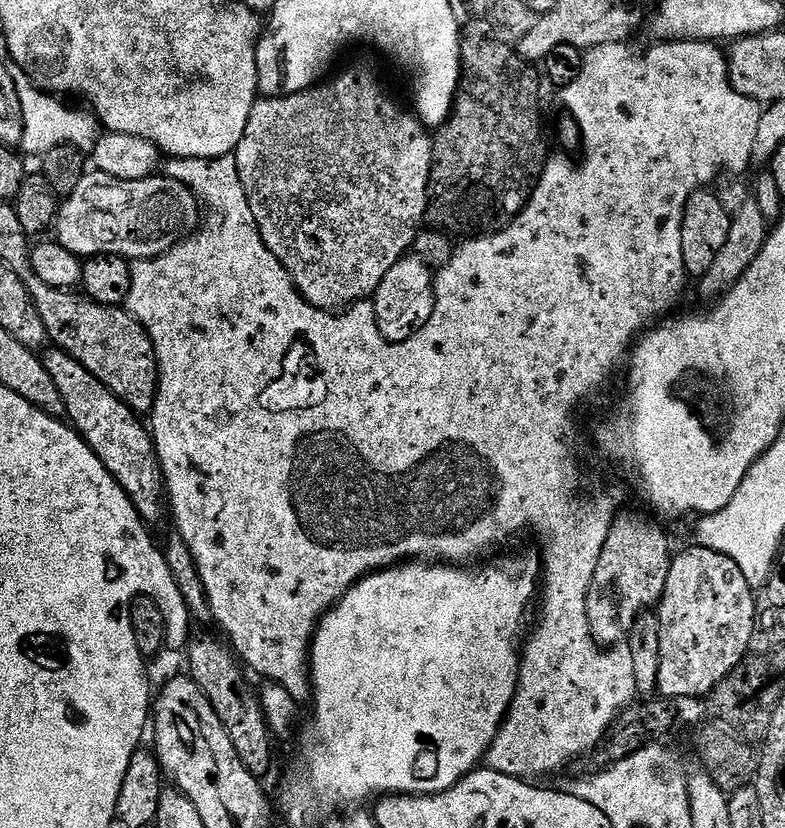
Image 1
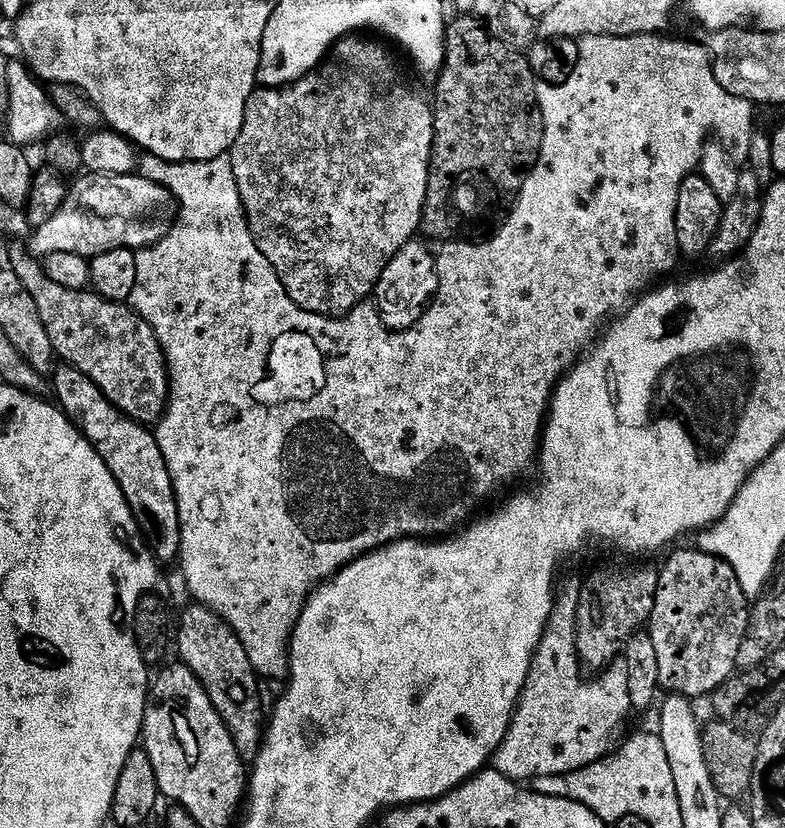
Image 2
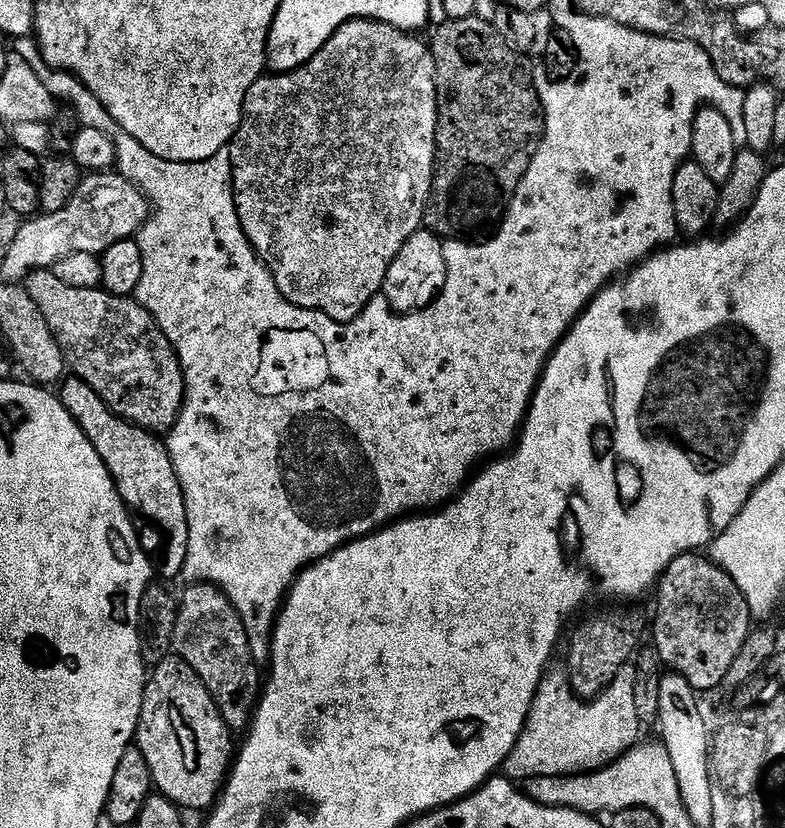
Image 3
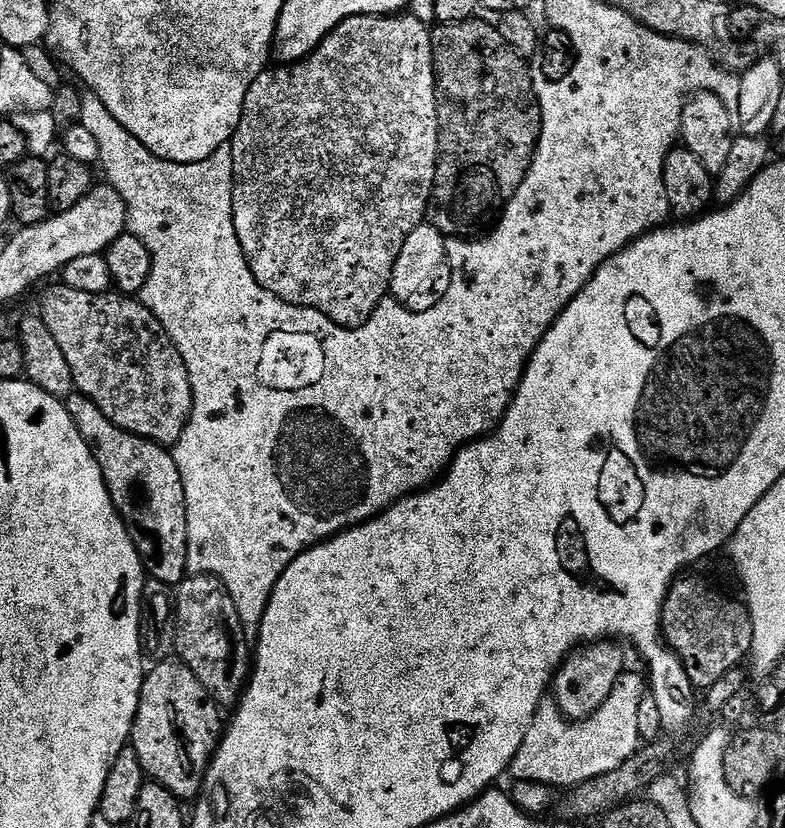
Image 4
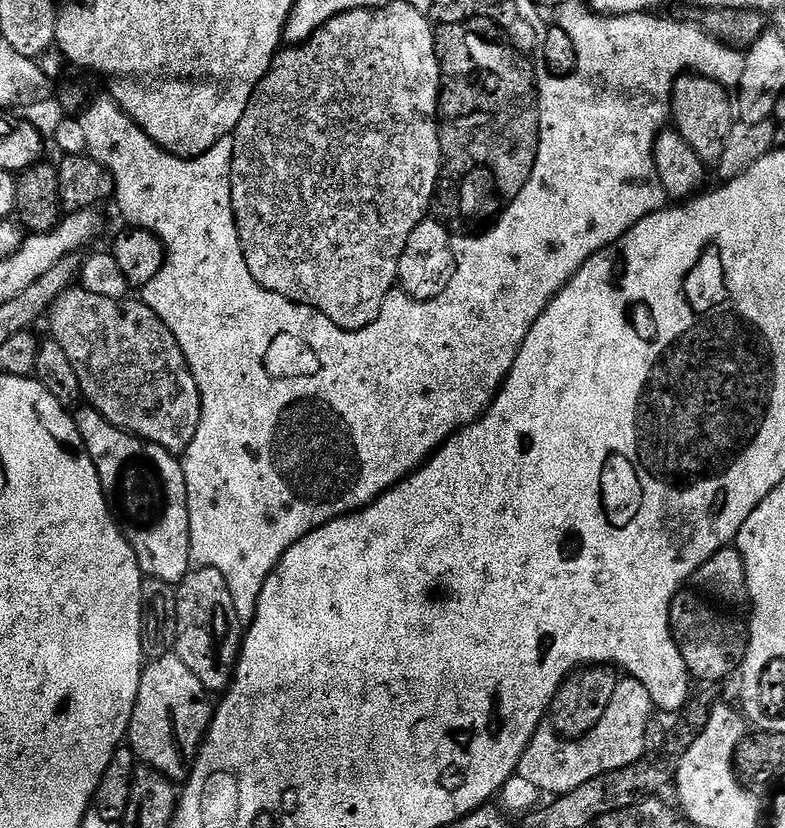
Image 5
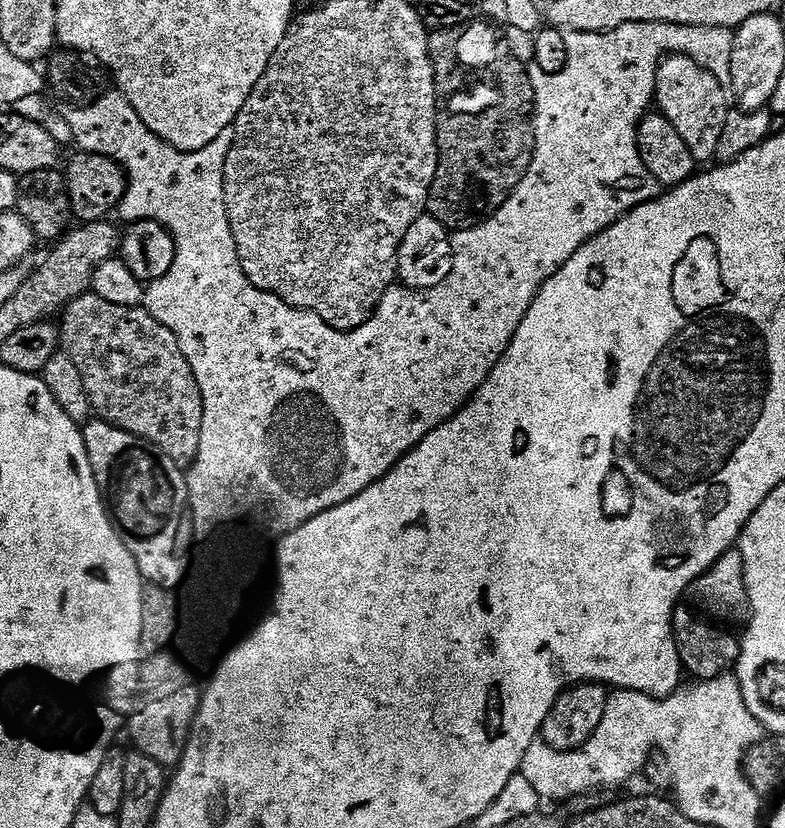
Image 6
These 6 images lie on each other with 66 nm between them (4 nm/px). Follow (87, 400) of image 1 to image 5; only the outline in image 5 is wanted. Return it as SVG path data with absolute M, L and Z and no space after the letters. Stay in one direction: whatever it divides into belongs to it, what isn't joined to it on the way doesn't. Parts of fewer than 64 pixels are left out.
M77 407L74 419L78 434L94 462L94 470L100 479L104 496L108 499L108 506L118 521L121 532L128 539L128 545L134 550L141 573L149 580L161 580L173 586L180 584L193 567L190 558L190 510L183 463L162 446L143 440L141 436L123 432L118 426L102 418L96 408Z

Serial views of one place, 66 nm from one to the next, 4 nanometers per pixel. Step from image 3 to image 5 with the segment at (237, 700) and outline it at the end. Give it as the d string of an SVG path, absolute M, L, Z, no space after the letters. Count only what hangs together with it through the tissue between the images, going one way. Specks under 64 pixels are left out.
M193 567L182 578L182 582L175 585L178 598L178 638L174 654L186 662L186 667L202 682L202 686L210 694L227 692L232 683L232 675L236 673L236 664L240 661L240 646L242 643L242 625L238 618L238 610L234 610L234 598L230 598L230 590L226 586L226 578L218 574L213 568Z

